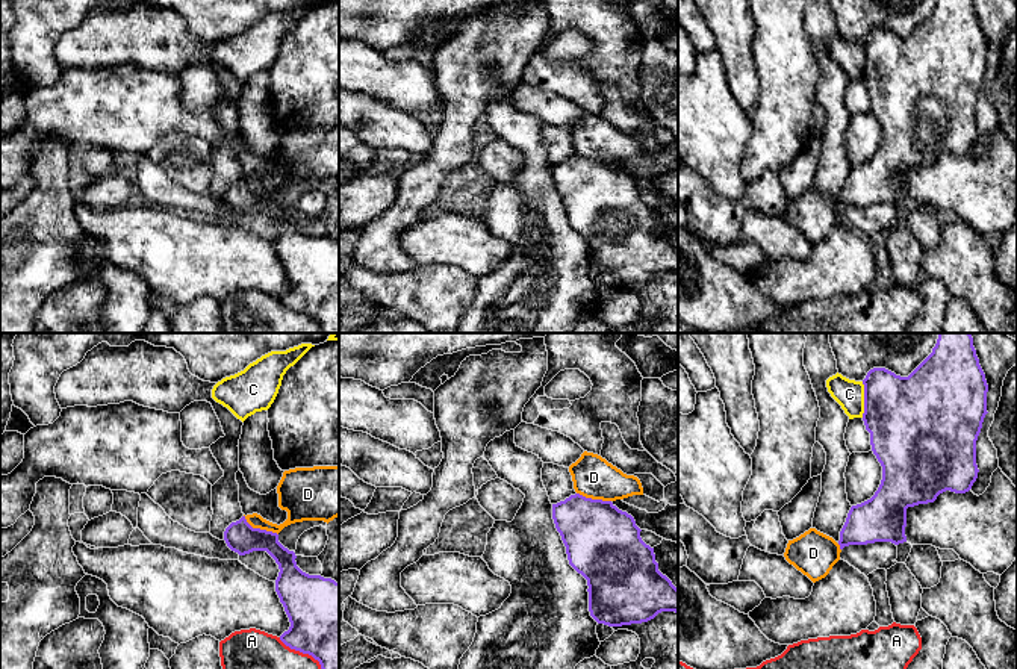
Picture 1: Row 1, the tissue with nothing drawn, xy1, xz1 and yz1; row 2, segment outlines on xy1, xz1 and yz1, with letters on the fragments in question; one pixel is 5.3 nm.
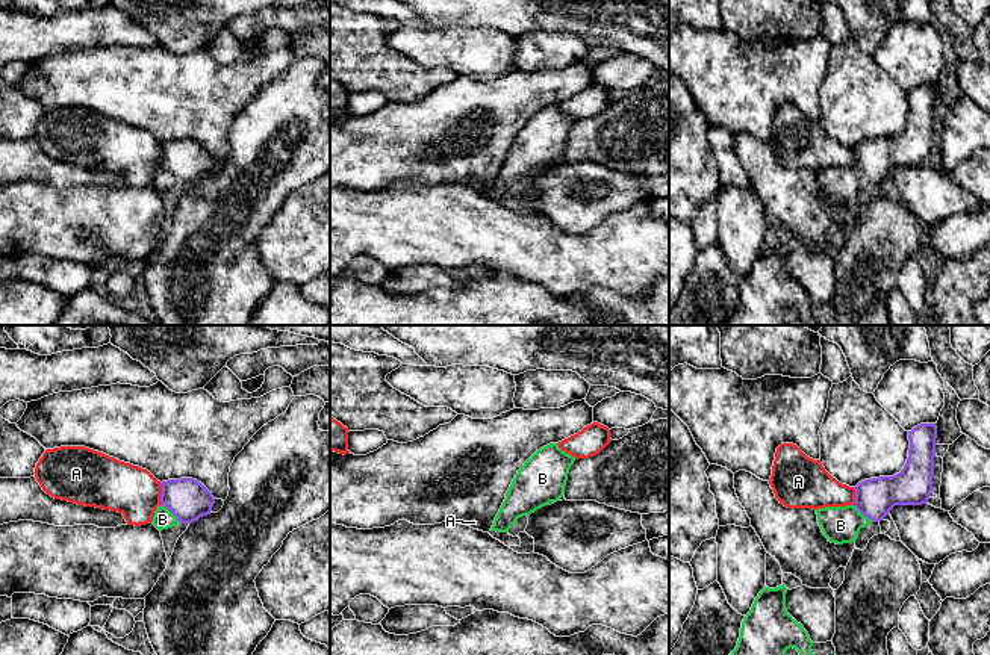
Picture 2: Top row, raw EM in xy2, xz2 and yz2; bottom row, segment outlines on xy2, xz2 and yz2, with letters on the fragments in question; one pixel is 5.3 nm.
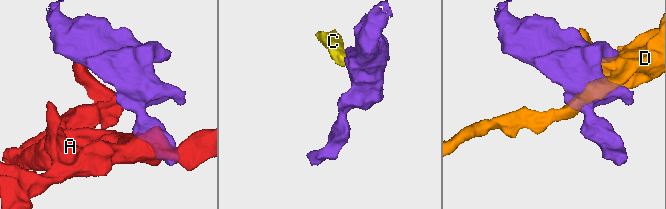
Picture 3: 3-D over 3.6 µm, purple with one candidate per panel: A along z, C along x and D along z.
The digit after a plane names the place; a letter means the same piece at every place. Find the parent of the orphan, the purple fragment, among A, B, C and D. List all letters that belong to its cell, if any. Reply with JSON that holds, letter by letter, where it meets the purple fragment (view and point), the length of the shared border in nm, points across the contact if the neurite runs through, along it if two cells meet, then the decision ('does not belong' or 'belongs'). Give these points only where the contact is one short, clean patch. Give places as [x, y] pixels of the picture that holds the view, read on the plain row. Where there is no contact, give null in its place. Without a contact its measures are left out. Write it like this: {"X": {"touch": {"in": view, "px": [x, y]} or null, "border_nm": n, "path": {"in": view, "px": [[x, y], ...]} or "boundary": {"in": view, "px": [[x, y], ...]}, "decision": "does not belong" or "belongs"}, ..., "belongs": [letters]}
{"A": {"touch": {"in": "xy2", "px": [162, 155]}, "border_nm": 120, "decision": "does not belong"}, "B": {"touch": {"in": "xy2", "px": [171, 173]}, "border_nm": 140, "path": {"in": "xy2", "px": [[188, 161], [171, 173], [162, 180]]}, "decision": "belongs"}, "C": {"touch": {"in": "yz1", "px": [864, 61]}, "border_nm": 190, "boundary": {"in": "yz1", "px": [[861, 43], [863, 77]]}, "decision": "does not belong"}, "D": {"touch": {"in": "xy1", "px": [259, 189]}, "border_nm": 220, "decision": "does not belong"}, "belongs": ["B"]}

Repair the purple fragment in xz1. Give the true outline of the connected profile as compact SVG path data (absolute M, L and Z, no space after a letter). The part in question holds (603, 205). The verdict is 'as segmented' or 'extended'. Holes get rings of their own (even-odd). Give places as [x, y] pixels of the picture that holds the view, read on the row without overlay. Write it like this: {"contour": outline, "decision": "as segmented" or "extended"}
{"contour": "M580 154L552 165L552 180L566 207L569 226L587 241L589 272L608 288L642 285L661 272L678 274L678 250L658 232L654 209L640 198L640 189L611 162Z", "decision": "as segmented"}

